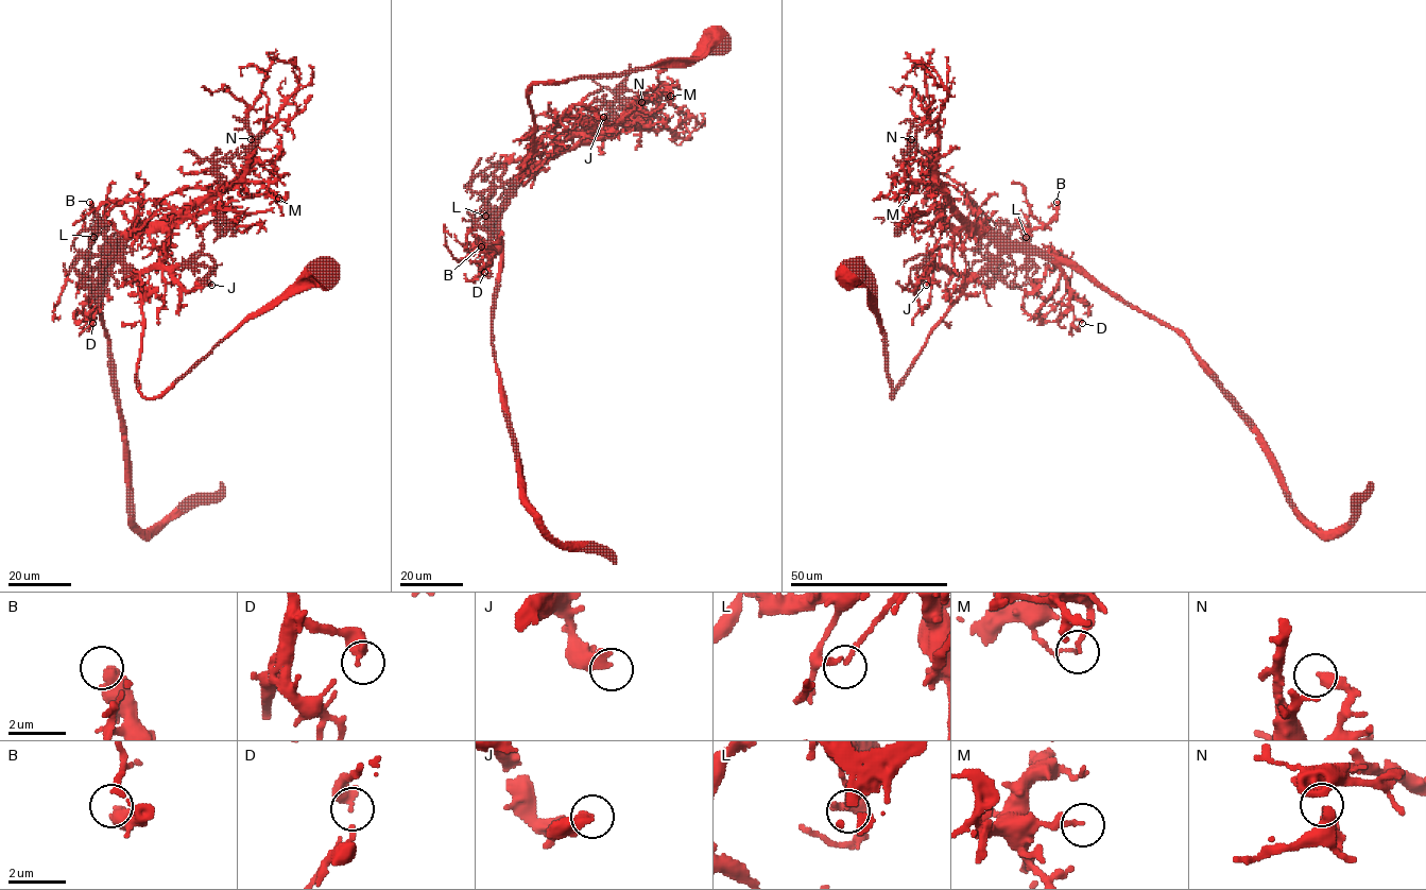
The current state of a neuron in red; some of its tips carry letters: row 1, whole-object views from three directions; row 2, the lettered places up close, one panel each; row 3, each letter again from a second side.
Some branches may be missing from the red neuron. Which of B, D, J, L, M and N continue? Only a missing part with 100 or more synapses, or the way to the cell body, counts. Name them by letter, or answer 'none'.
B

